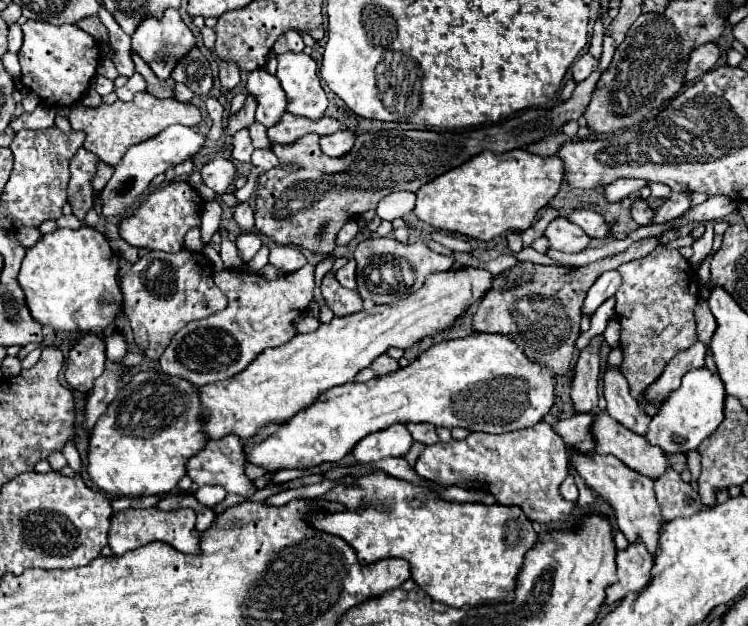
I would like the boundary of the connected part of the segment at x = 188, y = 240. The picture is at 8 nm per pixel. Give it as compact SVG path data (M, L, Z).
M191 228L185 236L185 250L201 250L203 242L201 242L201 232L199 228Z

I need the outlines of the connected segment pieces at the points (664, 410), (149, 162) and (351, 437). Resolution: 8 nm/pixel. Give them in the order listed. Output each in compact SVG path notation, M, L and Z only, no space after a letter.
M697 368L683 376L683 382L677 392L671 392L667 400L661 404L661 410L653 416L647 432L649 444L657 444L667 454L689 452L695 450L717 426L723 422L725 408L725 388L719 374L709 368Z
M173 124L171 128L165 128L159 136L153 136L151 140L145 140L143 144L135 144L127 150L123 160L115 166L115 172L107 186L101 192L103 200L103 216L107 220L121 218L125 214L125 206L129 206L135 196L141 196L143 190L149 186L149 182L157 176L163 174L169 166L175 166L187 158L193 158L205 144L205 136L197 128L187 128Z
M471 334L457 340L441 340L425 350L415 362L405 368L399 368L391 374L379 376L365 384L347 382L323 392L309 408L297 412L289 422L285 422L273 436L263 444L247 448L247 462L263 466L267 470L283 468L311 468L321 462L337 462L347 456L355 444L367 434L379 432L391 424L407 422L429 422L437 428L467 428L471 432L503 434L521 428L529 428L543 420L543 416L553 406L553 388L555 378L547 368L533 364L509 336L501 334Z

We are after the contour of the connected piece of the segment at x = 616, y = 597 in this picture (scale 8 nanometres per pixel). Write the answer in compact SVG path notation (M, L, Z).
M629 544L625 552L617 552L617 584L607 588L607 604L615 604L629 592L639 592L649 584L653 558L643 544Z

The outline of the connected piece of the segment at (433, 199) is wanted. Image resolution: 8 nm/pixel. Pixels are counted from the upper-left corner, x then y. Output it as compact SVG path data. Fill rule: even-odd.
M513 150L503 154L481 152L467 164L461 164L459 168L435 178L431 184L425 184L417 192L417 206L413 212L417 214L417 218L421 218L423 222L431 224L437 230L459 232L477 240L493 240L503 232L531 228L537 212L545 208L549 200L561 190L563 176L565 176L565 166L559 156L543 158L537 154L529 154L525 150Z

